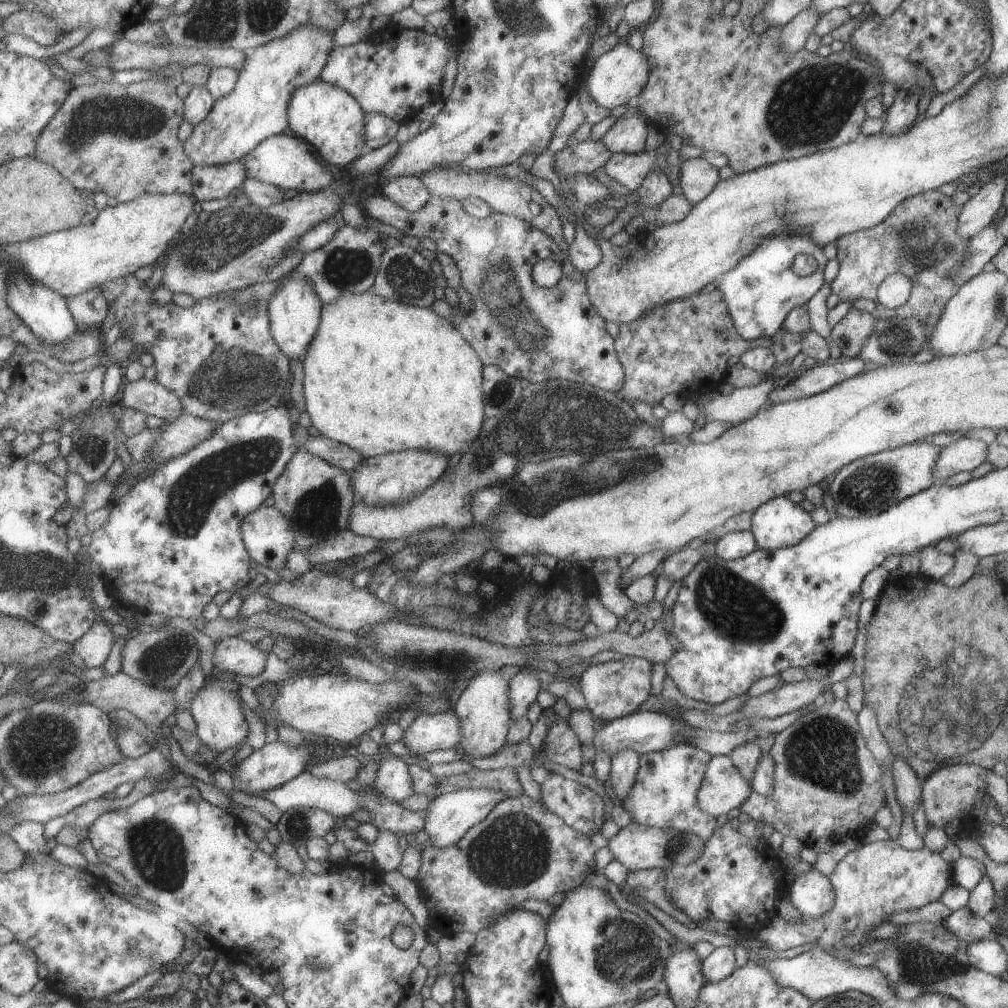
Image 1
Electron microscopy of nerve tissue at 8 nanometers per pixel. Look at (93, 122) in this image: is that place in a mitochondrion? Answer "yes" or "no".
yes

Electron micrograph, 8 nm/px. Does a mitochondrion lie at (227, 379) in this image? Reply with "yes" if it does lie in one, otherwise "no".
yes

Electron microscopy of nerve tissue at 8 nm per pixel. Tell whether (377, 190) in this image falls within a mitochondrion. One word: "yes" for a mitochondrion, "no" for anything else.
no

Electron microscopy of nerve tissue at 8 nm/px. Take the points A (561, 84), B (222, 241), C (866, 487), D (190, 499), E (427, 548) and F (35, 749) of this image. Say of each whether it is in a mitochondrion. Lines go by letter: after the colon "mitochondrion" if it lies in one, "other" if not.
A: other
B: mitochondrion
C: mitochondrion
D: mitochondrion
E: mitochondrion
F: mitochondrion

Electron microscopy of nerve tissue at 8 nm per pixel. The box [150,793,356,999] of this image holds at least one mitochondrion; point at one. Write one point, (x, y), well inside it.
(298, 826)

